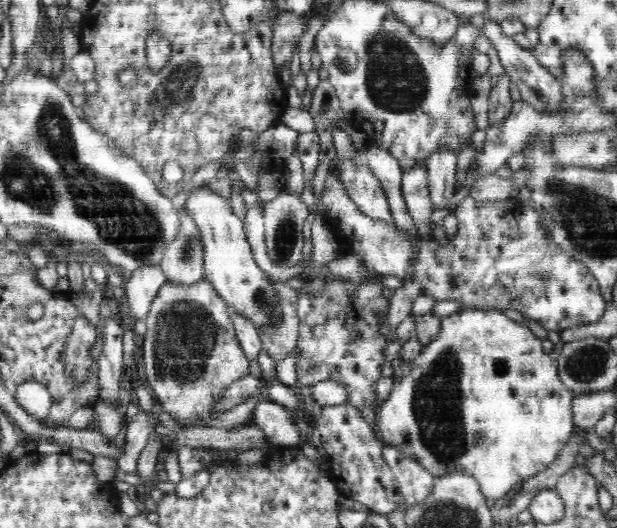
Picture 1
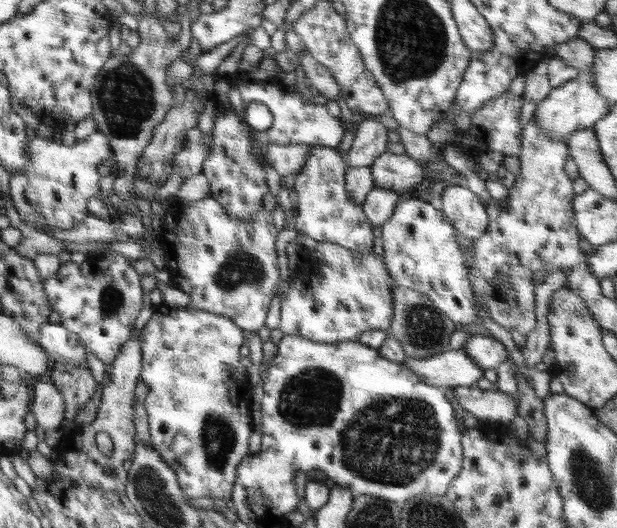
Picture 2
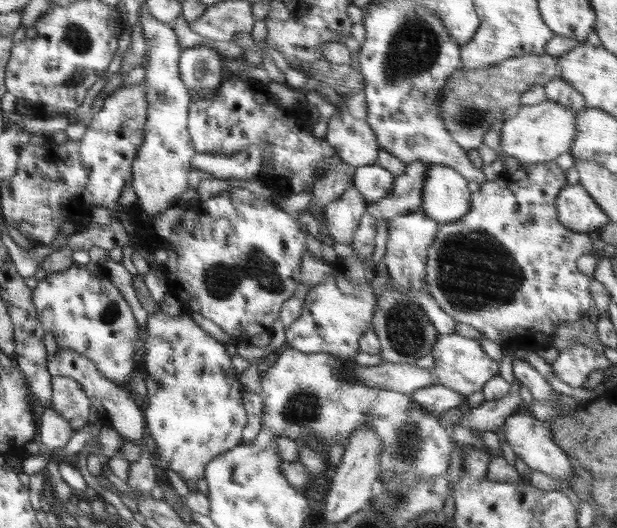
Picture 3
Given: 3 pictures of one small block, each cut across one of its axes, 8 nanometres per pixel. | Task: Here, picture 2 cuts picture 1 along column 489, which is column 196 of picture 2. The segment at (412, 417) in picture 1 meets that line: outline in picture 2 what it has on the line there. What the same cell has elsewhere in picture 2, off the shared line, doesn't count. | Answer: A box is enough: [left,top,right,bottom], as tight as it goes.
[141,305,252,501]

